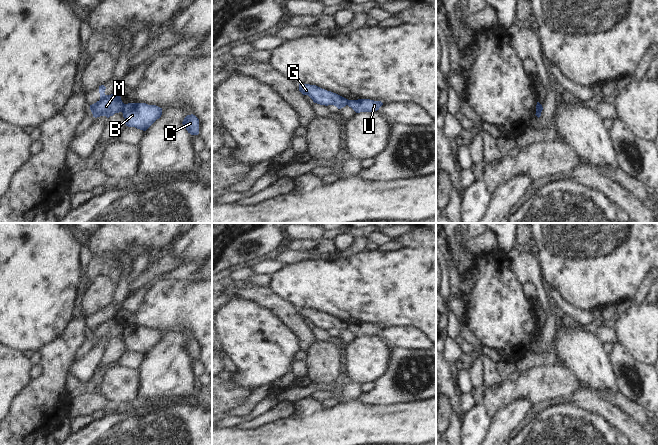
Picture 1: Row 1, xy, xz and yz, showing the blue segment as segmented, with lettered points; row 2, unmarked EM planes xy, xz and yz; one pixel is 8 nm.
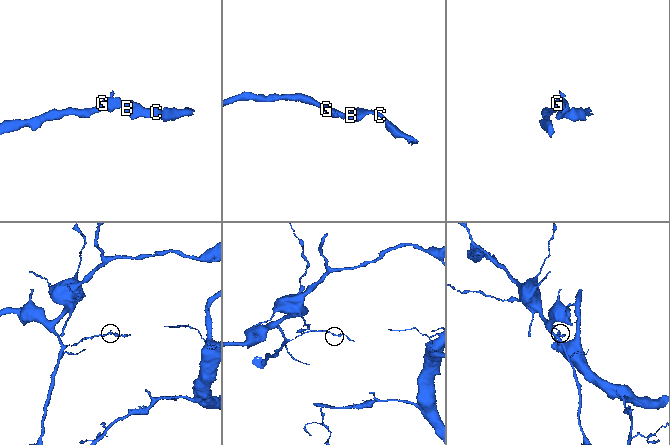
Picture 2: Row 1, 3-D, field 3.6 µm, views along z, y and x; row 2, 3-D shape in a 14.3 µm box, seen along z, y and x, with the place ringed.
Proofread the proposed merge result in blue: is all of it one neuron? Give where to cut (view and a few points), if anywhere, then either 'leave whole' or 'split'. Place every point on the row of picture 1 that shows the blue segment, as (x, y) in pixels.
cut in xy along (124, 104), (122, 112); split

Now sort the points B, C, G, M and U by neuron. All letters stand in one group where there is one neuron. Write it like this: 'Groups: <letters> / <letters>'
Groups: B C U / G M

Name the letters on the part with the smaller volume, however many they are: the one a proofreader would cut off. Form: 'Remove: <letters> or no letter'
Remove: B, C, U

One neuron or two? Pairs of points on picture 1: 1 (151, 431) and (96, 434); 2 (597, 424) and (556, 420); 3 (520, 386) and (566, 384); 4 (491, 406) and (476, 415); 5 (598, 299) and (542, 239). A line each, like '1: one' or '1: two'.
1: one
2: one
3: one
4: two
5: one

